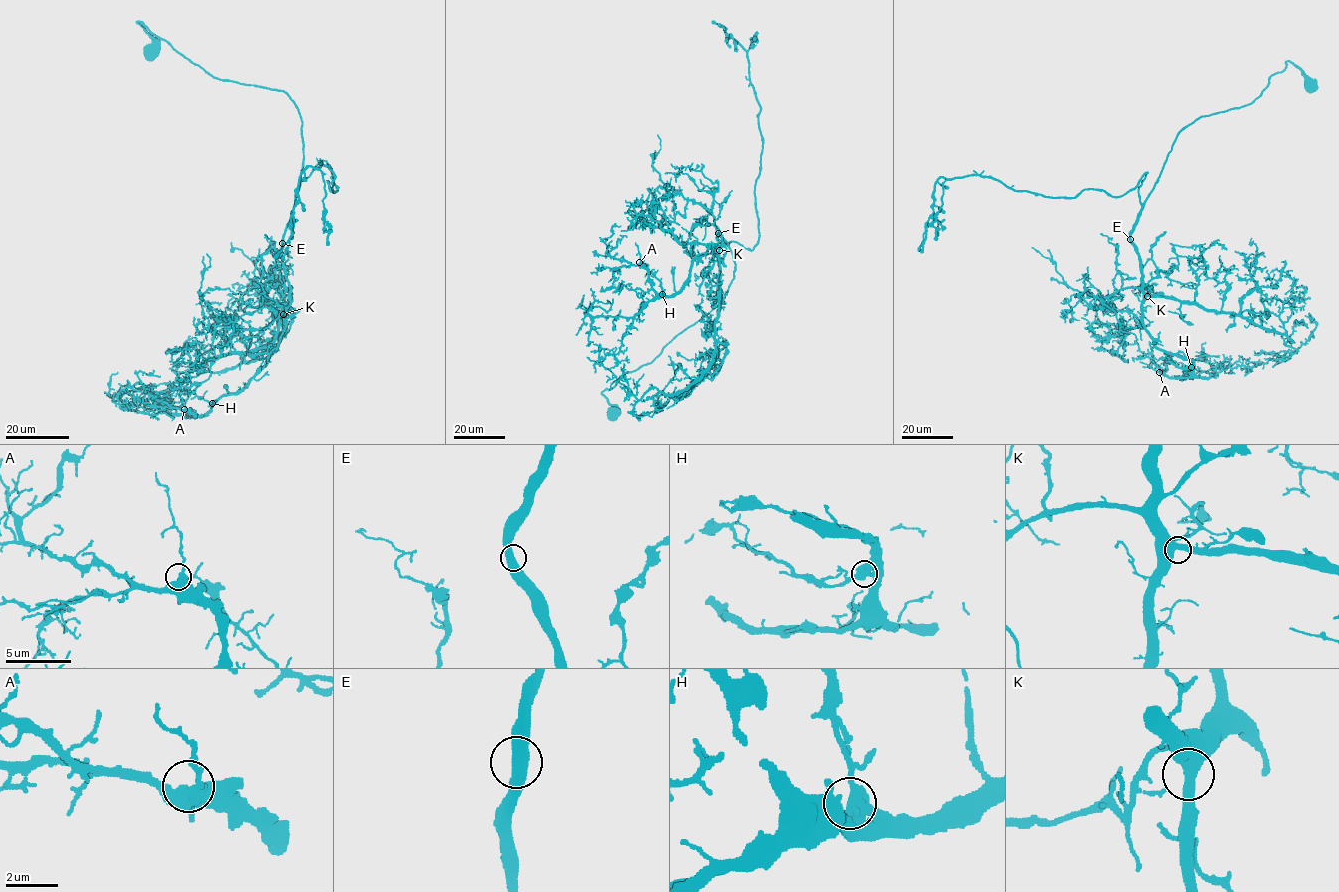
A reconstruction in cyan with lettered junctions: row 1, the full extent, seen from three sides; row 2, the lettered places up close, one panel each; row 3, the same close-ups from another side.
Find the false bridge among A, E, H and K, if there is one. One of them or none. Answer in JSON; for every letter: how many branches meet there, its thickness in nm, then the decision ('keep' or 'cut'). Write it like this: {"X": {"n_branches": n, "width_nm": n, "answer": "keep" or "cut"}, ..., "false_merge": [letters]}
{"A": {"n_branches": 2, "width_nm": 500, "answer": "keep"}, "E": {"n_branches": 2, "width_nm": 550, "answer": "keep"}, "H": {"n_branches": 2, "width_nm": 480, "answer": "keep"}, "K": {"n_branches": 2, "width_nm": 550, "answer": "keep"}, "false_merge": []}

